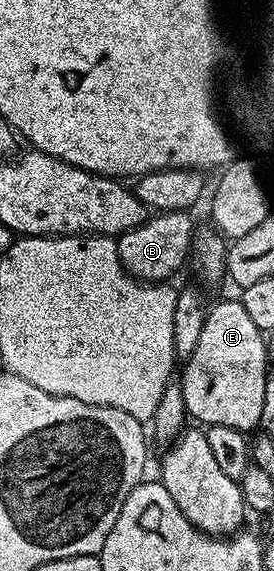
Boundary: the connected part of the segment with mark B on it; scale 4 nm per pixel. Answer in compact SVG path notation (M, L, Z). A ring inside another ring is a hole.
M184 211L153 213L135 229L116 236L119 261L125 272L144 284L164 283L172 280L172 275L184 265L185 258L190 258L191 255L191 246L195 241L191 215Z

